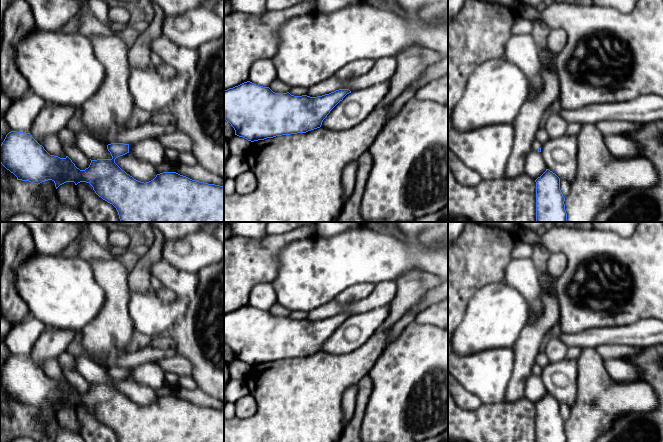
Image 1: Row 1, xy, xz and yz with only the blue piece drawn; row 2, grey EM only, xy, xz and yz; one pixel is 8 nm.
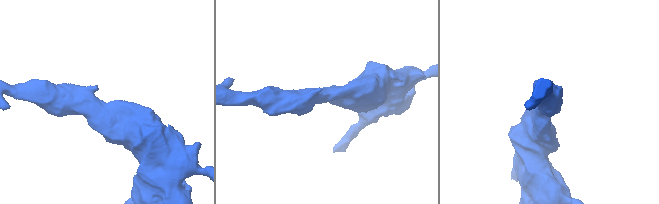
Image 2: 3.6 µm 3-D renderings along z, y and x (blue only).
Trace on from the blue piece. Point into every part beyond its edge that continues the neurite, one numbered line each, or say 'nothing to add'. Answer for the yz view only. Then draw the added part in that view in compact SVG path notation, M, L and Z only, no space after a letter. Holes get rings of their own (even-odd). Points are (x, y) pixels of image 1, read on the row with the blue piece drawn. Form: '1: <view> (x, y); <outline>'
1: yz (536, 145); M535 139L532 144L532 150L538 151L538 149L541 147L542 147L542 144L537 139Z

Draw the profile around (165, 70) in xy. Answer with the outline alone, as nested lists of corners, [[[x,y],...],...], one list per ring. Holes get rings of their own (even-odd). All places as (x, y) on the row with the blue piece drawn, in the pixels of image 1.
[[[164,61],[161,65],[157,66],[156,69],[158,73],[165,78],[172,78],[178,73],[172,66]]]

